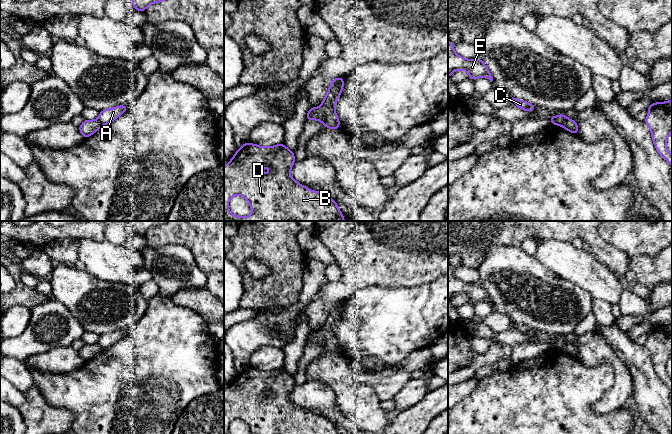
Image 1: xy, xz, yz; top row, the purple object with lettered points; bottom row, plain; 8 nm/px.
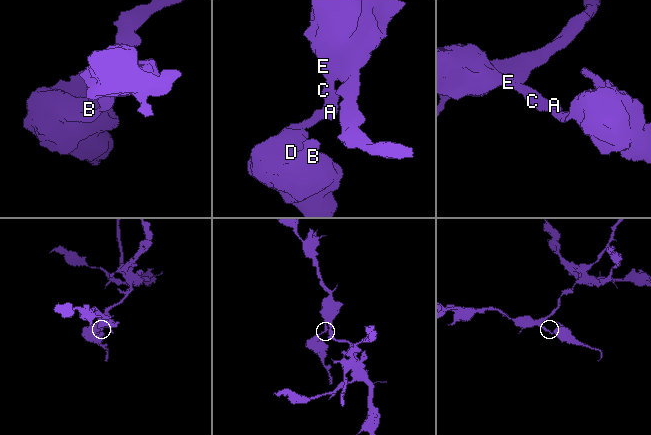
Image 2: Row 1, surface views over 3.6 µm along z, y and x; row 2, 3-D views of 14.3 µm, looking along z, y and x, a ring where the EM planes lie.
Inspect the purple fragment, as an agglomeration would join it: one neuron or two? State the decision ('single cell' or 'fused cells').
fused cells

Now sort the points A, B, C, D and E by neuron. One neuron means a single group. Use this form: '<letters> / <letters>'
A C E / B D

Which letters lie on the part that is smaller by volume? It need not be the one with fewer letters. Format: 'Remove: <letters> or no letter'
Remove: B, D

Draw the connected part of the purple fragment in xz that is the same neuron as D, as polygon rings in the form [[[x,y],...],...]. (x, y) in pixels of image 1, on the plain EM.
[[[243,368],[224,390],[224,434],[229,434],[229,424],[235,419],[244,421],[251,434],[339,434],[331,421],[309,414],[290,400],[294,386],[294,376],[284,368],[268,371]]]

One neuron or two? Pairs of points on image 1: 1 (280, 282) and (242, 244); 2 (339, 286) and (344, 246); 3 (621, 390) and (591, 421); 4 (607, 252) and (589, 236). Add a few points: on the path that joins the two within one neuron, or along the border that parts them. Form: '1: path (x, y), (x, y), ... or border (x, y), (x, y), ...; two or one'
1: path (280, 269), (255, 244); one
2: path (347, 277), (347, 256); one
3: border (620, 406), (606, 413), (595, 413), (591, 409); two
4: path (603, 250), (593, 240); one

